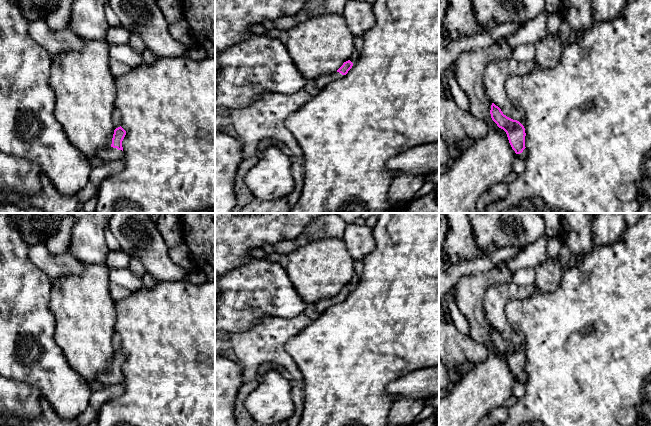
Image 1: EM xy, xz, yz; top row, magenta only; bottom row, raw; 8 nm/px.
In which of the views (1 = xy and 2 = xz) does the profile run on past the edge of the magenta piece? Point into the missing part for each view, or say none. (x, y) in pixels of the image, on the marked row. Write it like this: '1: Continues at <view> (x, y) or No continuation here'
1: Continues at xy (109, 154)
2: Continues at xz (323, 80)

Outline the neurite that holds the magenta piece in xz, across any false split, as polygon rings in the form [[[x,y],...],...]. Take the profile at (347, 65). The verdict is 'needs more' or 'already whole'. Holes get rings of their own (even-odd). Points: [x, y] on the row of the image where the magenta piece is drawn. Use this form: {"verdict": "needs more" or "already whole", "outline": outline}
{"verdict": "needs more", "outline": [[[348,60],[343,63],[343,65],[336,71],[329,74],[324,74],[319,77],[317,77],[314,80],[315,87],[319,88],[320,90],[328,85],[329,83],[336,81],[338,79],[341,79],[344,77],[348,71],[352,68],[353,63]]]}

